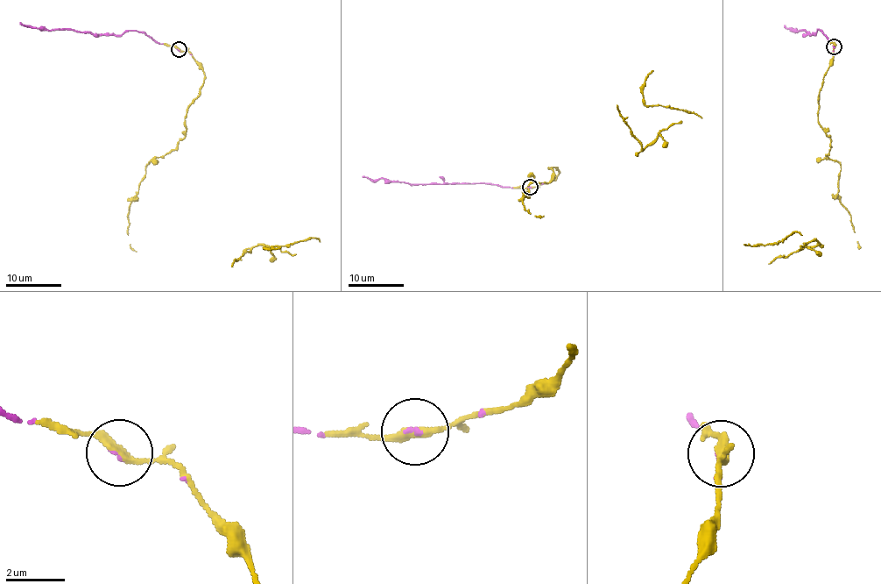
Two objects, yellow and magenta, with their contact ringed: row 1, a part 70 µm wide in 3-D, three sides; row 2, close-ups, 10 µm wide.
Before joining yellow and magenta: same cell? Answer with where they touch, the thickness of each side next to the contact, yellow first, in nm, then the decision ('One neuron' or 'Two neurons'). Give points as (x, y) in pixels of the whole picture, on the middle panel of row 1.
Place: (530, 187). Thickness 260 nm (yellow) against 70 nm. One neuron

